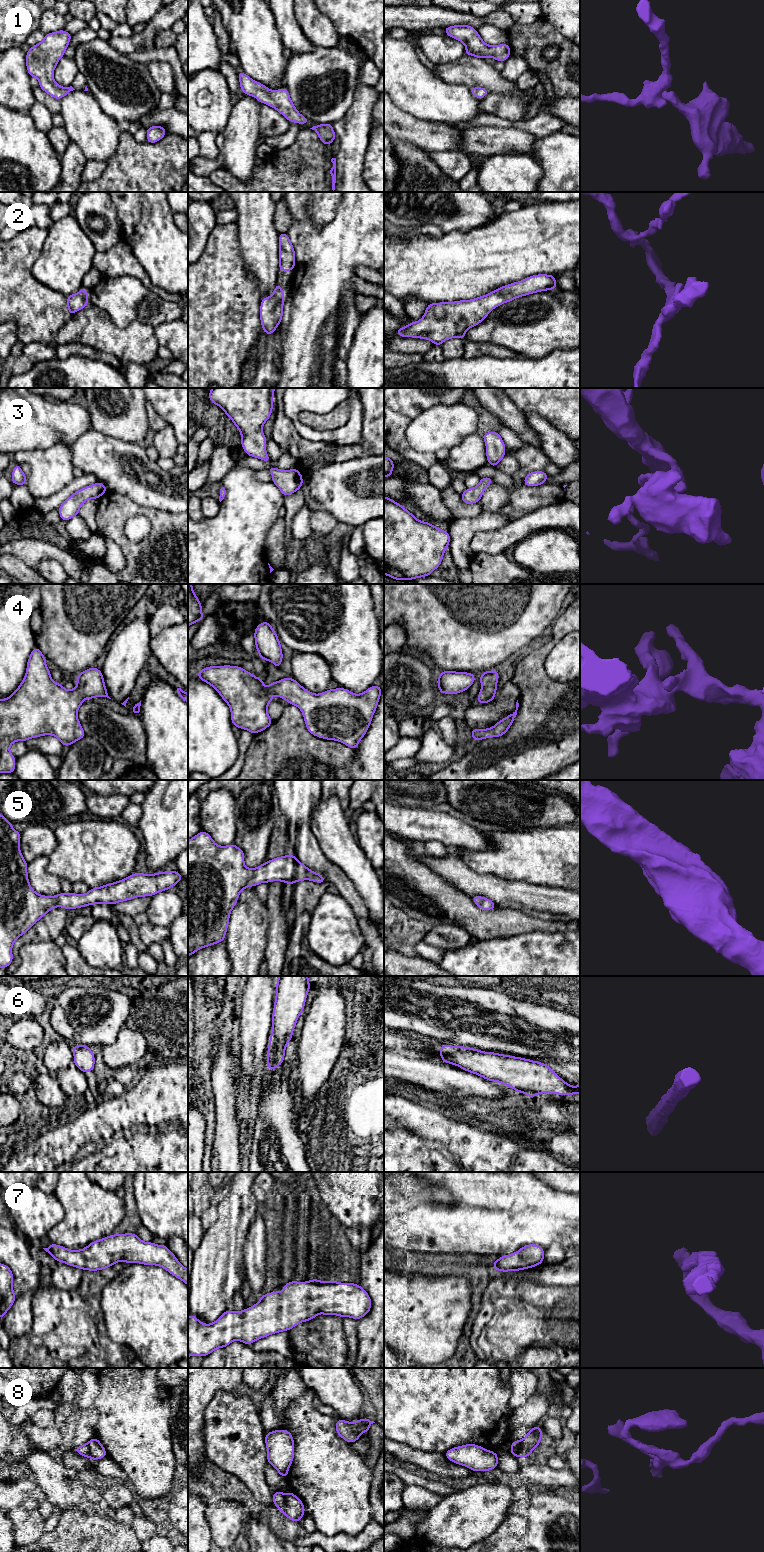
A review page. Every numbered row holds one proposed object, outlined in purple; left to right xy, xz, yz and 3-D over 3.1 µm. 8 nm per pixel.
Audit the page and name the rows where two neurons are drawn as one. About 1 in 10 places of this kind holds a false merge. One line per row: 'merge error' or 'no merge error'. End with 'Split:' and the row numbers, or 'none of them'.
1: no merge error
2: no merge error
3: no merge error
4: no merge error
5: no merge error
6: no merge error
7: no merge error
8: merge error
Split: 8

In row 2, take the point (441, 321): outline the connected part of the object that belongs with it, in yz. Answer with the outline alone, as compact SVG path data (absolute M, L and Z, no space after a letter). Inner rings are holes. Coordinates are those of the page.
M537 274L471 300L430 303L419 321L400 327L396 334L400 337L427 339L436 346L455 337L464 340L467 330L484 321L490 311L499 305L556 288L555 275Z

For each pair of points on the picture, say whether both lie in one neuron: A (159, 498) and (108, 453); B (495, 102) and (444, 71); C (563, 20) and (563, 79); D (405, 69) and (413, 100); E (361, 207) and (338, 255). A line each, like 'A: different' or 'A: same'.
A: same
B: different
C: different
D: same
E: same

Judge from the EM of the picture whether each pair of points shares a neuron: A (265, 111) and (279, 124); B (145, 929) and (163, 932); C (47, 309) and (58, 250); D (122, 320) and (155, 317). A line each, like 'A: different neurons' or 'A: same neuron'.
A: same neuron
B: same neuron
C: different neurons
D: same neuron

